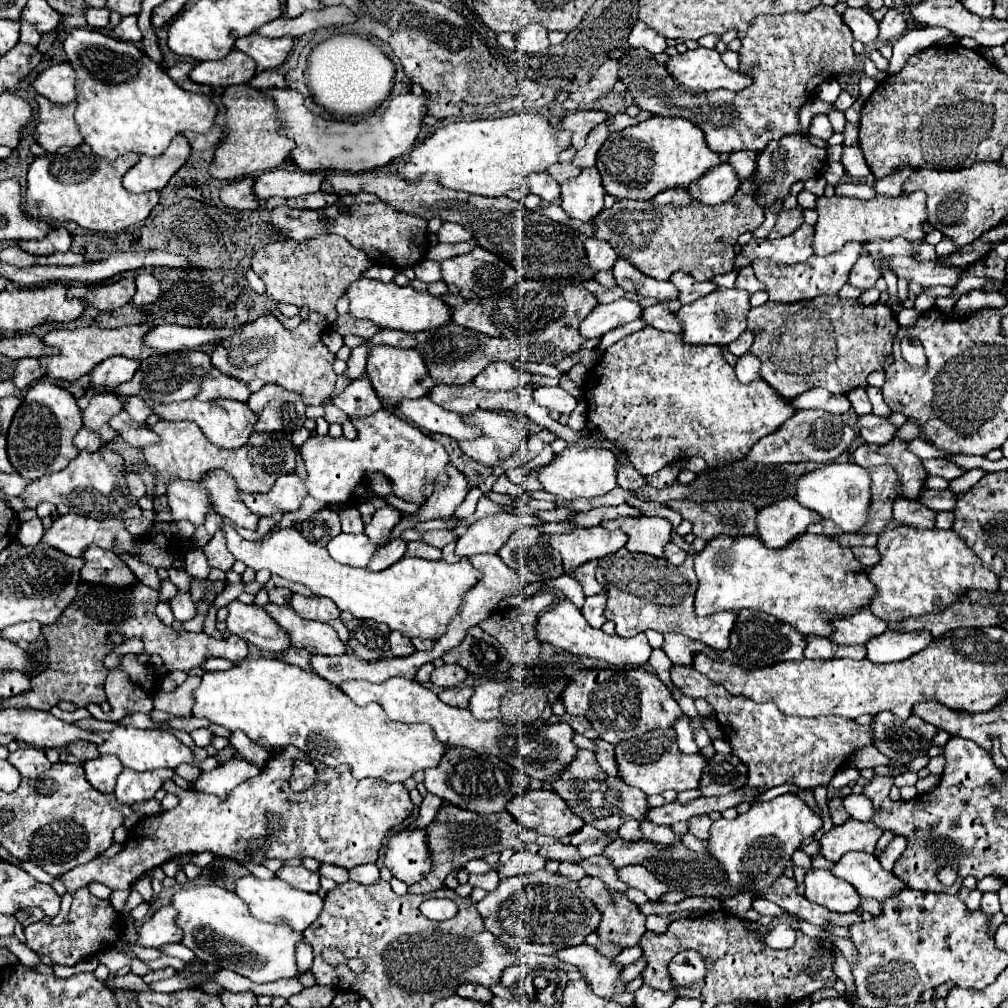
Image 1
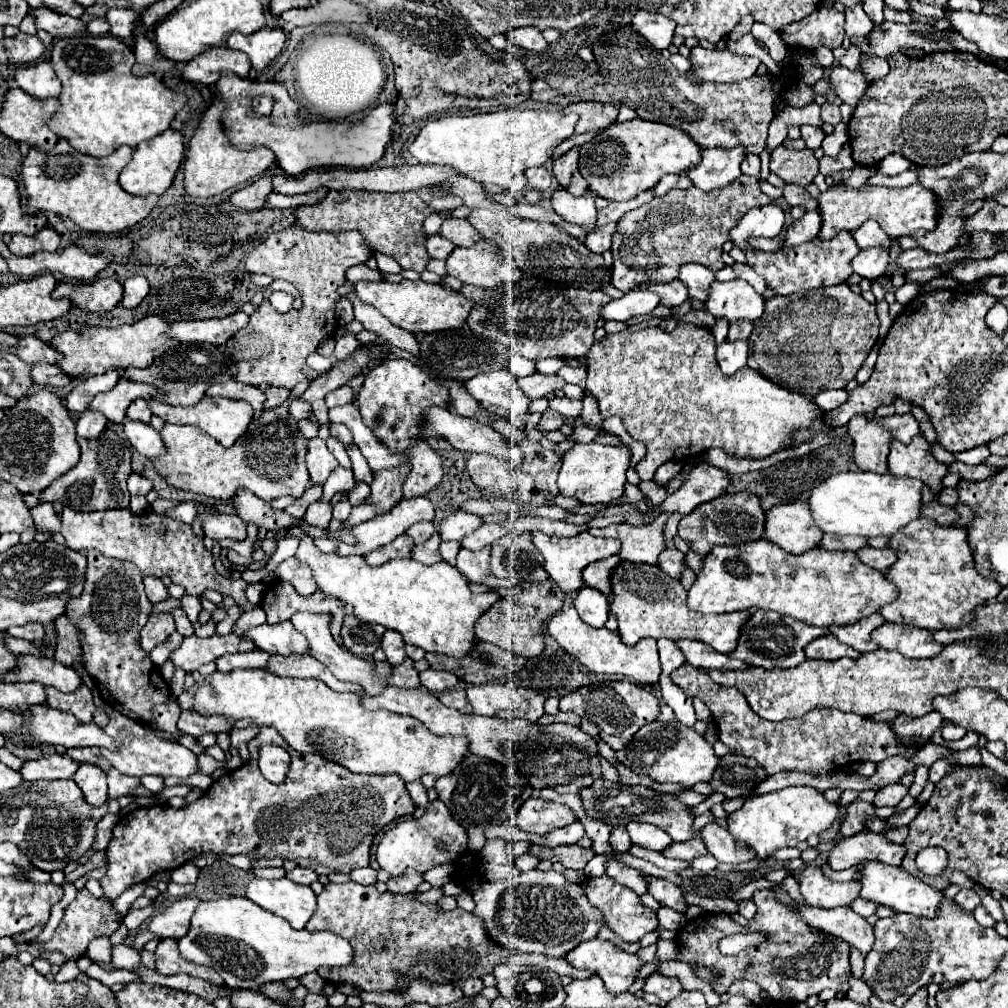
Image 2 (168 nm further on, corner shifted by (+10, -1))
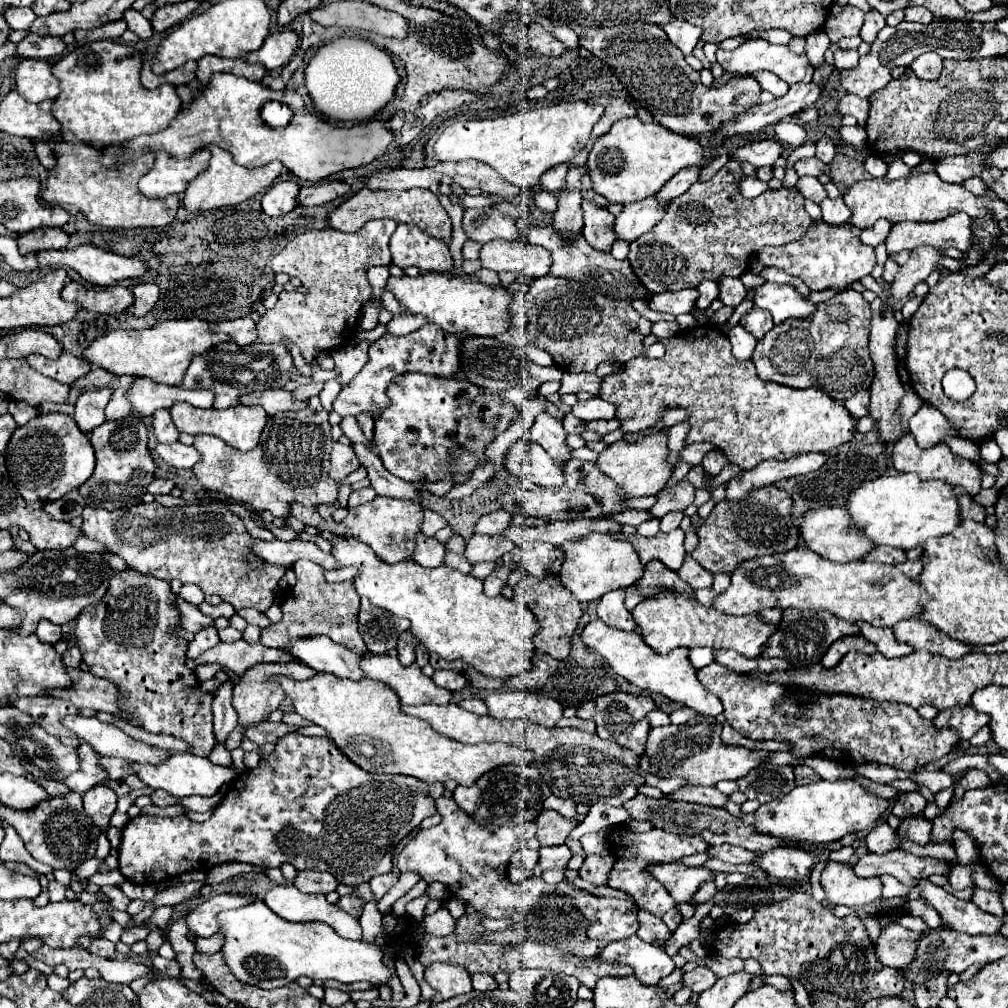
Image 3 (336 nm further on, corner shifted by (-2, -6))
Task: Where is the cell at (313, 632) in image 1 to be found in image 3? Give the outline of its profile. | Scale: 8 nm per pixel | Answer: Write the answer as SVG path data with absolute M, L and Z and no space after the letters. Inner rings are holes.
M364 655L360 657L360 669L364 671L366 679L388 685L398 695L402 705L446 705L452 699L452 693L436 687L436 683L432 683L432 679L420 671L418 663L404 667L390 655Z

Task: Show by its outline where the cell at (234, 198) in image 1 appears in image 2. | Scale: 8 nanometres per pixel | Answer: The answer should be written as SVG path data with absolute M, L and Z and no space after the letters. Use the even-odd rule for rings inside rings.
M260 178L244 188L240 188L236 194L232 194L232 204L244 208L244 210L260 210L266 204L268 194L272 192L272 180Z

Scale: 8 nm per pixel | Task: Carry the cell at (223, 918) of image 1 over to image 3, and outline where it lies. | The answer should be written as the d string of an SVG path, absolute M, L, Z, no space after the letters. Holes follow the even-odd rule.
M262 901L250 903L234 911L222 911L218 913L216 921L218 921L218 931L224 935L224 945L220 949L224 953L224 963L230 967L232 975L238 981L248 983L248 985L256 985L262 989L276 989L276 987L286 987L288 983L306 975L310 979L322 979L322 981L336 979L340 983L368 981L380 987L380 985L386 985L392 975L390 969L382 961L384 953L378 945L344 939L326 923L288 923L280 919L274 911L268 911L266 903Z

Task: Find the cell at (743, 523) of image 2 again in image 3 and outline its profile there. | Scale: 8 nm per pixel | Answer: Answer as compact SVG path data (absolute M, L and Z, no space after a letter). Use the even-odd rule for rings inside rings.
M766 485L754 489L746 501L740 503L718 503L702 527L698 527L696 535L700 539L698 547L692 551L692 557L710 573L730 573L736 563L744 559L774 555L790 551L798 545L798 525L790 517L792 499L788 499L786 491L776 489L774 485Z

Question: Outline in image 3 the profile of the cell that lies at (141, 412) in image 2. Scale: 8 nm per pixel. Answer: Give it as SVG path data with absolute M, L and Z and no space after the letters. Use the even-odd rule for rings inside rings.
M166 409L154 411L154 415L152 415L152 431L154 431L156 439L162 441L162 443L178 441L178 429L174 427L172 417L170 417L170 413Z

